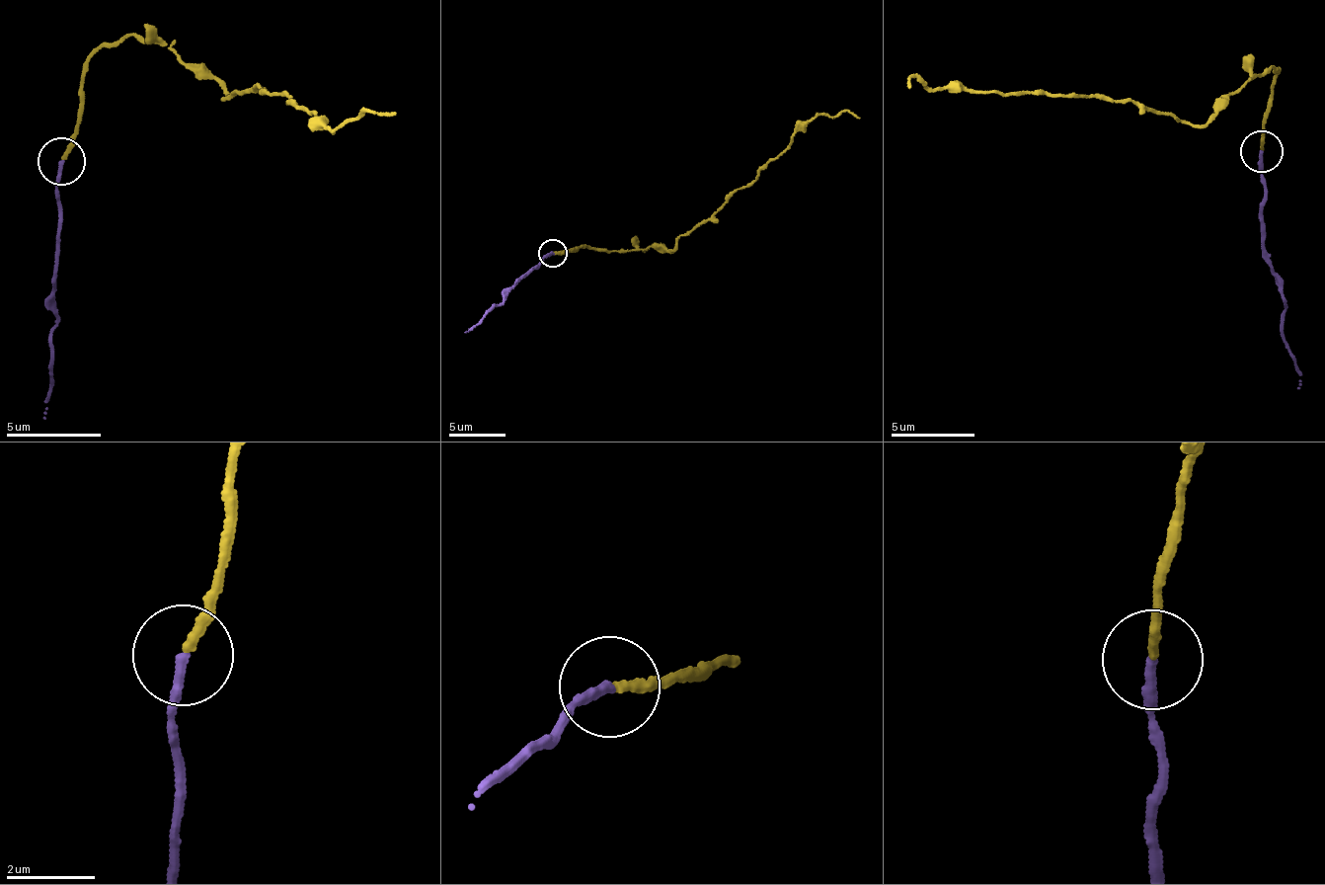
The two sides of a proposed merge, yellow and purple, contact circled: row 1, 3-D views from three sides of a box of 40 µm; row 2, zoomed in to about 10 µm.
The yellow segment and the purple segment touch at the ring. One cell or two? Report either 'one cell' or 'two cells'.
two cells

